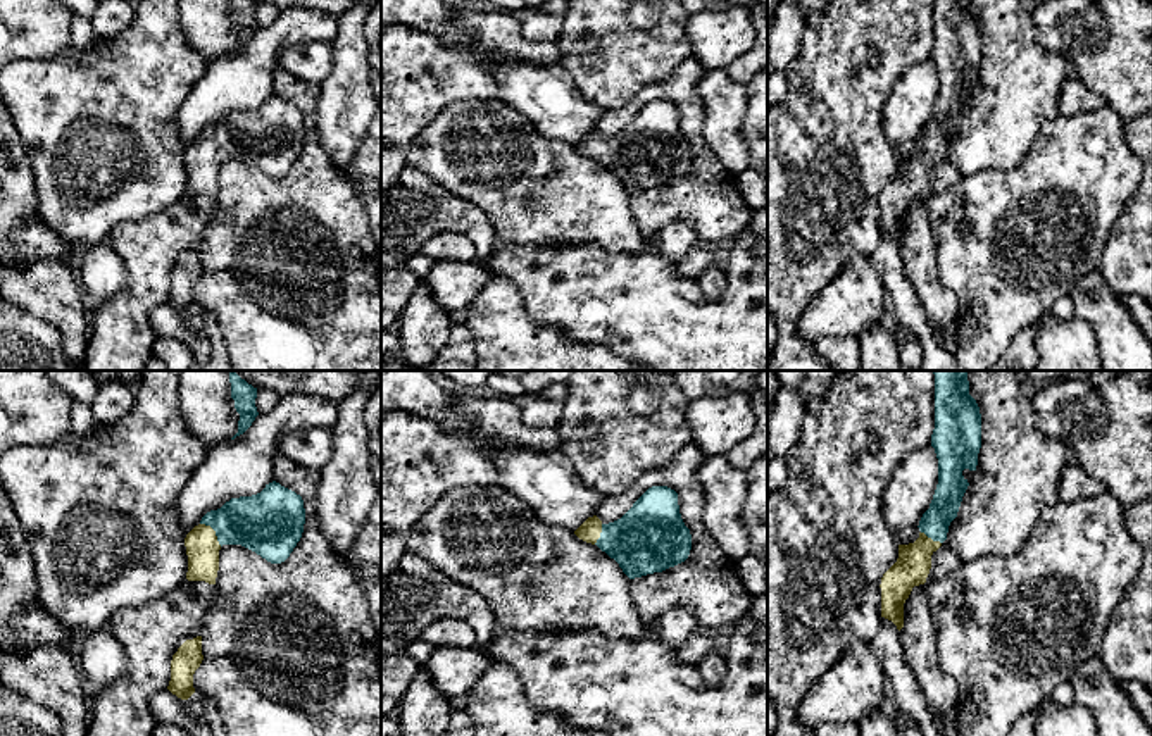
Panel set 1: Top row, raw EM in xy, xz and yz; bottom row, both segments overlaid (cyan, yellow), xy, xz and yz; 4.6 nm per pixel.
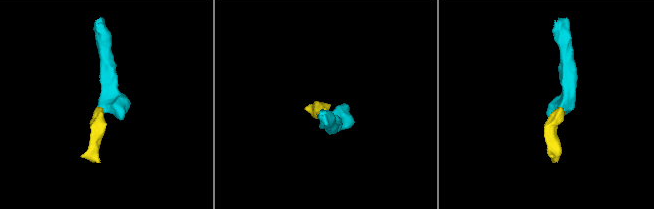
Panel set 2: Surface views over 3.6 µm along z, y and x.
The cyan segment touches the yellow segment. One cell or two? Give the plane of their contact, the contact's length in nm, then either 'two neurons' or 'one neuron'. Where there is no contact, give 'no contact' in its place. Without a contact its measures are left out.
meets cyan in xy; contact 150 nm long; one neuron

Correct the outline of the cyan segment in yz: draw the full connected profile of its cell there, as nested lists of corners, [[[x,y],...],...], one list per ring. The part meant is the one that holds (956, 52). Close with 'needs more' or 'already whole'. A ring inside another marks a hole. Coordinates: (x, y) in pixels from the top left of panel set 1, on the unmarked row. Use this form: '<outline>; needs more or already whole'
[[[935,0],[935,43],[931,60],[938,72],[938,98],[919,134],[919,152],[898,159],[897,176],[881,191],[881,231],[904,241],[904,217],[914,200],[924,198],[931,169],[947,153],[969,100],[964,83],[976,84],[981,62],[981,28],[969,0]]]; needs more

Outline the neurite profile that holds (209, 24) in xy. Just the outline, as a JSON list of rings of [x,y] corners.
[[[179,0],[178,7],[186,40],[207,64],[238,47],[231,0]]]

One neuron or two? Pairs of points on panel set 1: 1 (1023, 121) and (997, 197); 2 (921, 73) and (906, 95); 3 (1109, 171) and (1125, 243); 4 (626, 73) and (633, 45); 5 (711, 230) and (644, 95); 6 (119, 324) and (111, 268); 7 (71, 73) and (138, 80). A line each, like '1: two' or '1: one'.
1: two
2: one
3: two
4: one
5: one
6: two
7: one

